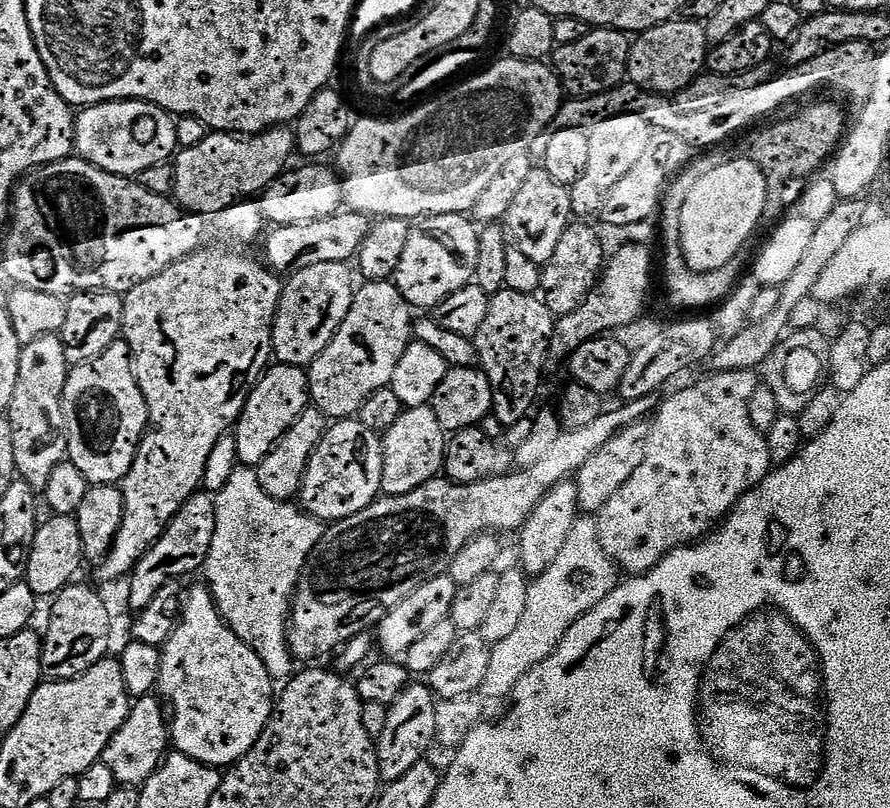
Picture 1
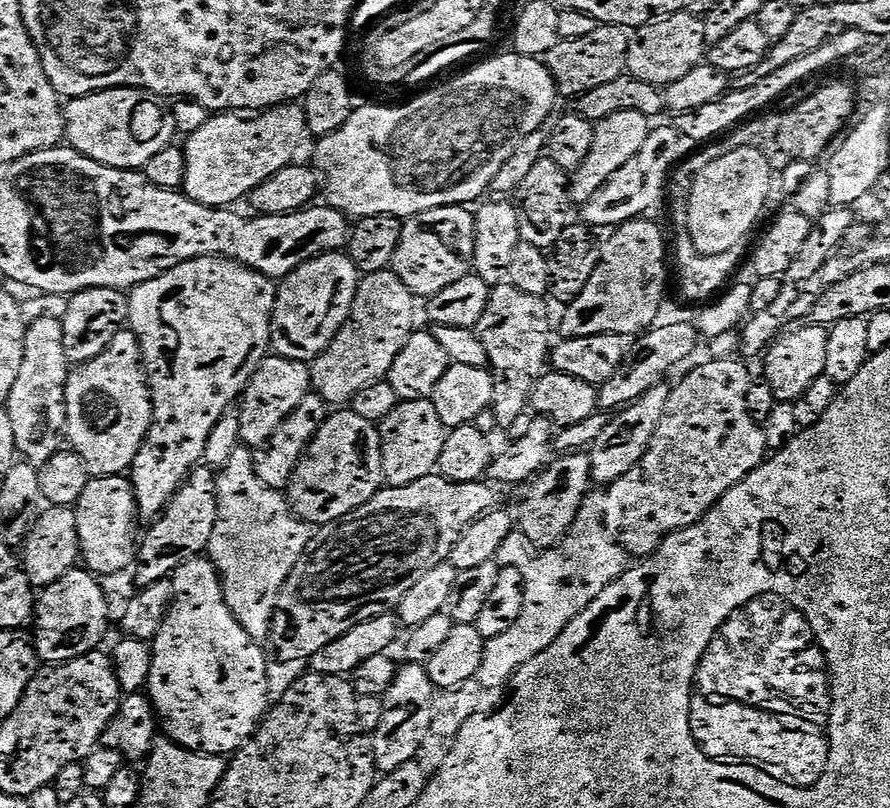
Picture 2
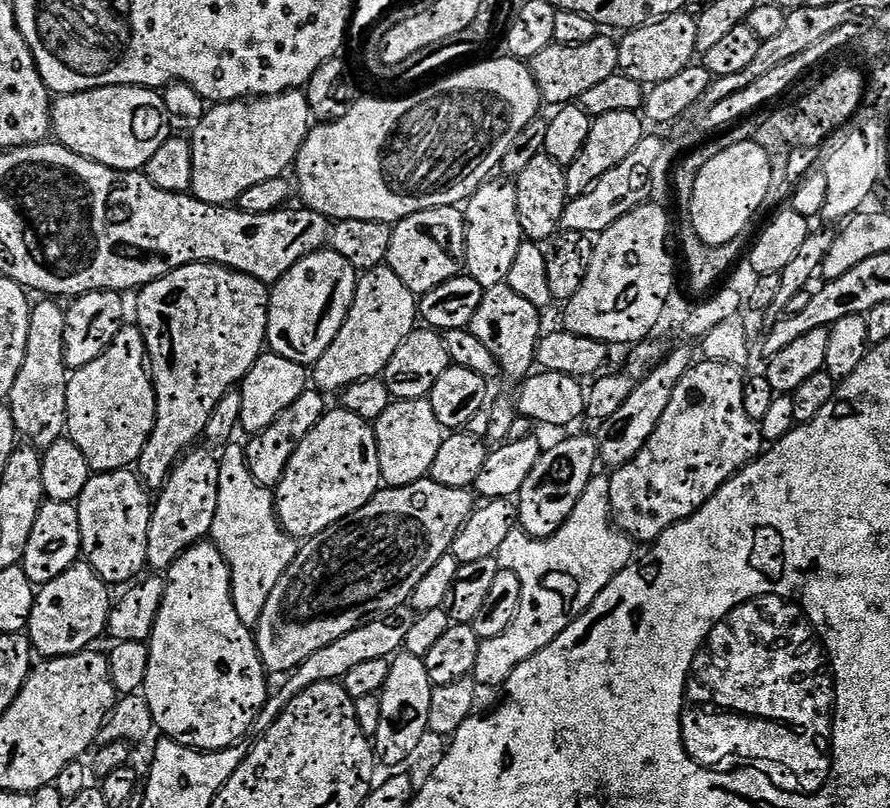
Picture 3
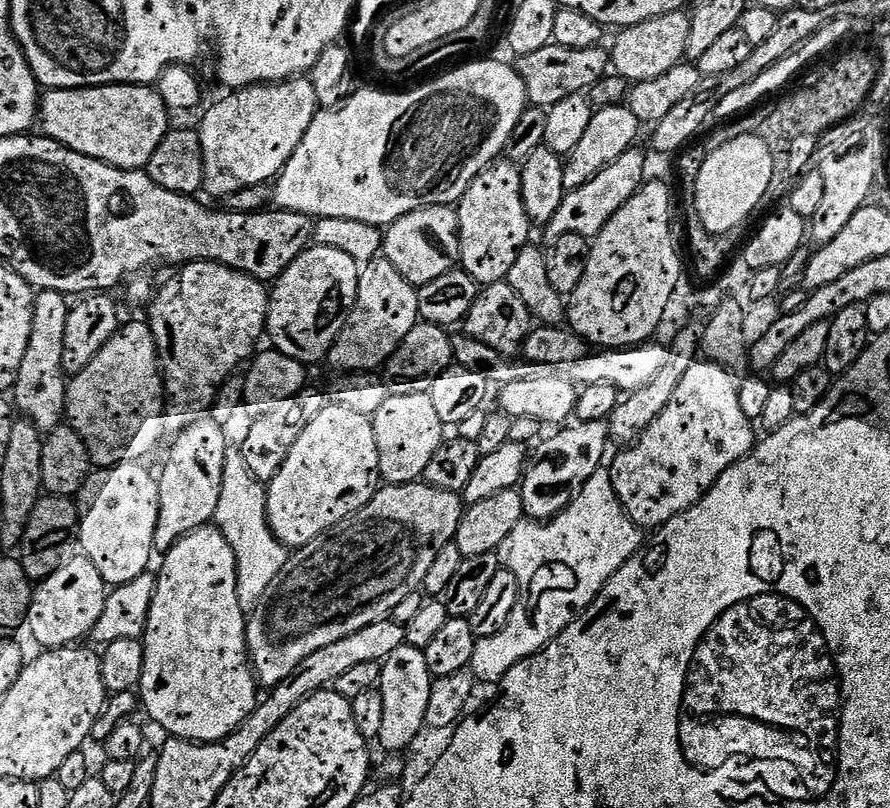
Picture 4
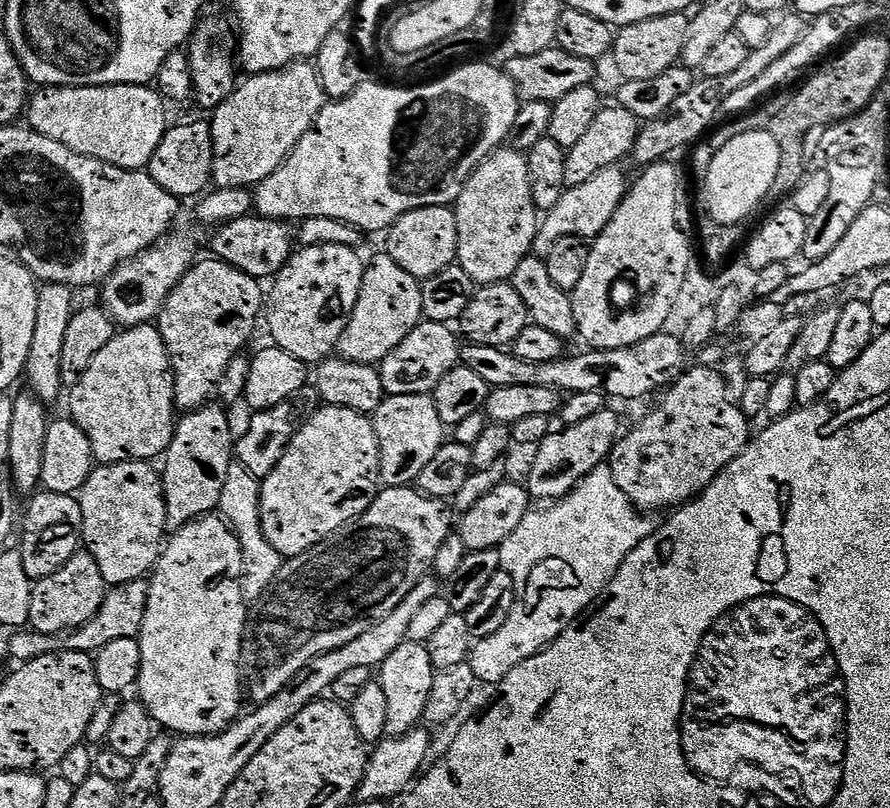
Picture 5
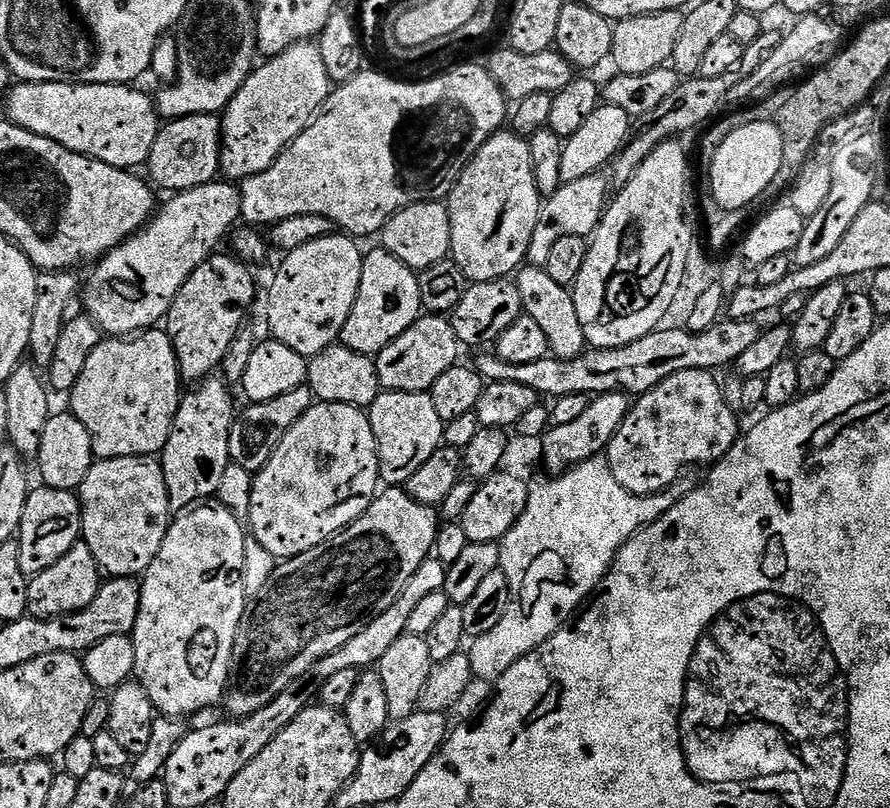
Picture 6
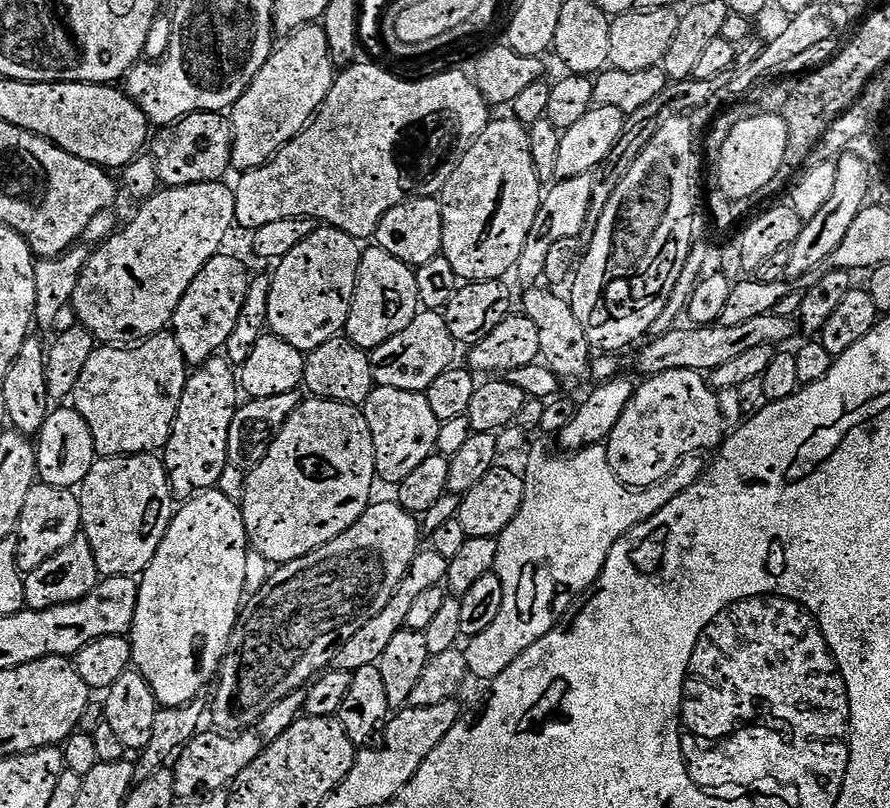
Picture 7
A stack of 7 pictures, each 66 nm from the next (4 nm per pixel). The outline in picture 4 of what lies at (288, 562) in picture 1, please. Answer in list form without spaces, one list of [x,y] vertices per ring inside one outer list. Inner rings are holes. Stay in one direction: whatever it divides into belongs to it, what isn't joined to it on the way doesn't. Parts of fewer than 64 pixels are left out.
[[[230,446],[226,450],[226,467],[222,470],[222,498],[218,498],[214,524],[234,550],[238,602],[244,609],[251,610],[264,599],[274,578],[278,578],[286,566],[290,552],[268,525],[268,489],[265,481],[254,478],[246,458],[242,458],[240,449],[236,446]]]

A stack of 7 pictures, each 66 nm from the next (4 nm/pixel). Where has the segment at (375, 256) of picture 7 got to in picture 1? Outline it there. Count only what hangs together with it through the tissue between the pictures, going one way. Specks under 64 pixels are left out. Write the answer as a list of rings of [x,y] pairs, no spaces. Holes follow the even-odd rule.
[[[391,279],[361,285],[355,289],[342,326],[307,369],[311,403],[333,421],[355,417],[370,394],[391,385],[398,358],[402,358],[414,336],[414,309]]]

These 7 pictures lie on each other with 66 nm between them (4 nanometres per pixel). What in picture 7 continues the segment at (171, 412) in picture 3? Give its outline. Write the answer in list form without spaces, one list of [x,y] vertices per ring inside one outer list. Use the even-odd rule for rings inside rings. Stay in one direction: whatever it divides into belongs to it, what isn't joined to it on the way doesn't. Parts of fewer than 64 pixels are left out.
[[[227,254],[210,258],[210,262],[206,262],[206,266],[198,270],[182,302],[178,302],[178,310],[173,314],[170,325],[170,331],[188,365],[205,364],[211,356],[217,355],[225,347],[246,301],[249,281],[250,273],[244,269],[243,262]]]

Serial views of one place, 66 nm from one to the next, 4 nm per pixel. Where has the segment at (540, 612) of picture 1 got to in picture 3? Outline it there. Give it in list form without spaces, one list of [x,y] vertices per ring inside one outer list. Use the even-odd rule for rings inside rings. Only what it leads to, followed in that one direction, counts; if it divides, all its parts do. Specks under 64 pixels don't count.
[[[593,475],[578,506],[553,536],[545,540],[526,534],[517,526],[502,542],[498,559],[501,568],[518,574],[522,582],[522,602],[514,622],[498,638],[480,641],[474,679],[477,685],[499,689],[538,650],[550,646],[602,594],[602,590],[625,566],[633,563],[632,537],[620,531],[612,519],[610,479]]]

